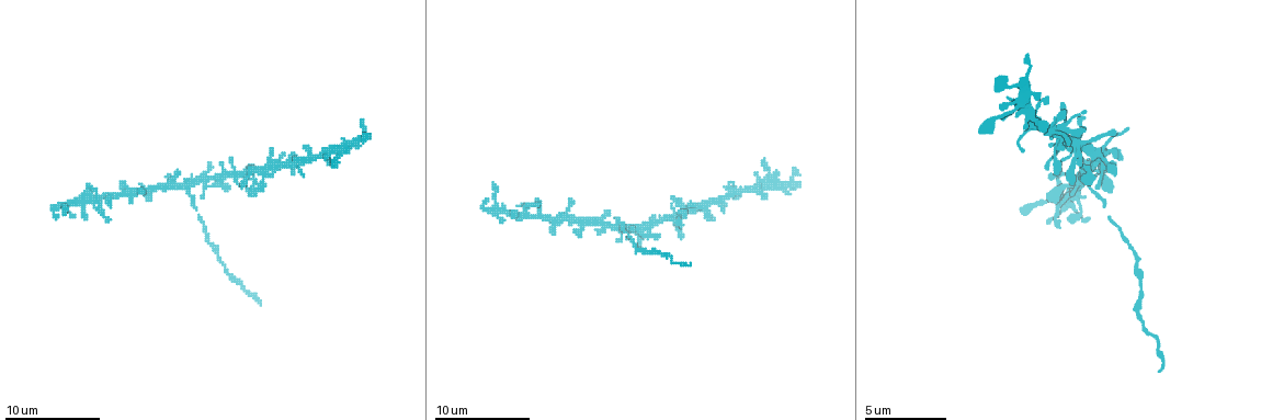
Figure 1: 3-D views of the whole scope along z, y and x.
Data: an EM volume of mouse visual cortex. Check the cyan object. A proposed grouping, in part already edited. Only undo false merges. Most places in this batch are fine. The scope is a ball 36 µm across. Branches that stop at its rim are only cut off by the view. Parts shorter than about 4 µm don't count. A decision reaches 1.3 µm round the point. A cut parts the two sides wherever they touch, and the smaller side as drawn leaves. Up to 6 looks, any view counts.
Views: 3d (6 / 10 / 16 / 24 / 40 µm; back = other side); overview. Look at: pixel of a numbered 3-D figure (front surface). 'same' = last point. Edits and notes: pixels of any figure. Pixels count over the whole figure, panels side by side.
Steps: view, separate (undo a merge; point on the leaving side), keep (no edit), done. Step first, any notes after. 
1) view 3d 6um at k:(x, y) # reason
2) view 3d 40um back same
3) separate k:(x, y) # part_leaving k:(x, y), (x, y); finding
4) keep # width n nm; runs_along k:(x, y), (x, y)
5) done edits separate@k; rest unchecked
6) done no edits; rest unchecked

view 3d 10um at 1:(730, 197) # three arms meet

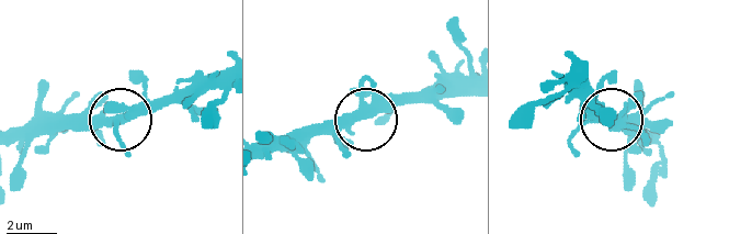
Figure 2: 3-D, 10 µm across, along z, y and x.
keep # runs_along 2:(21, 131), (40, 122), (109, 122), (170, 93); continuous, no second cell

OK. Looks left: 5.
view 3d 10um at 1:(186, 190) # looks like a crossing

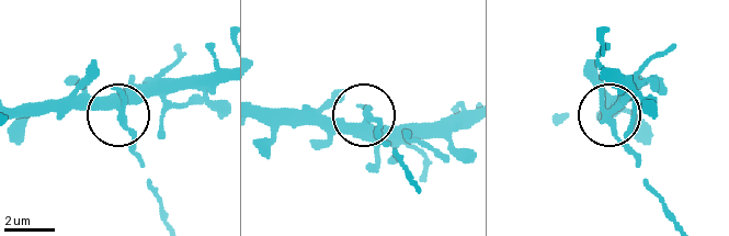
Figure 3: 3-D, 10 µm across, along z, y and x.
separate 3:(136, 141) # part_leaving 3:(118, 113), (164, 218); two cells meet here

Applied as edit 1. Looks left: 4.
view overview

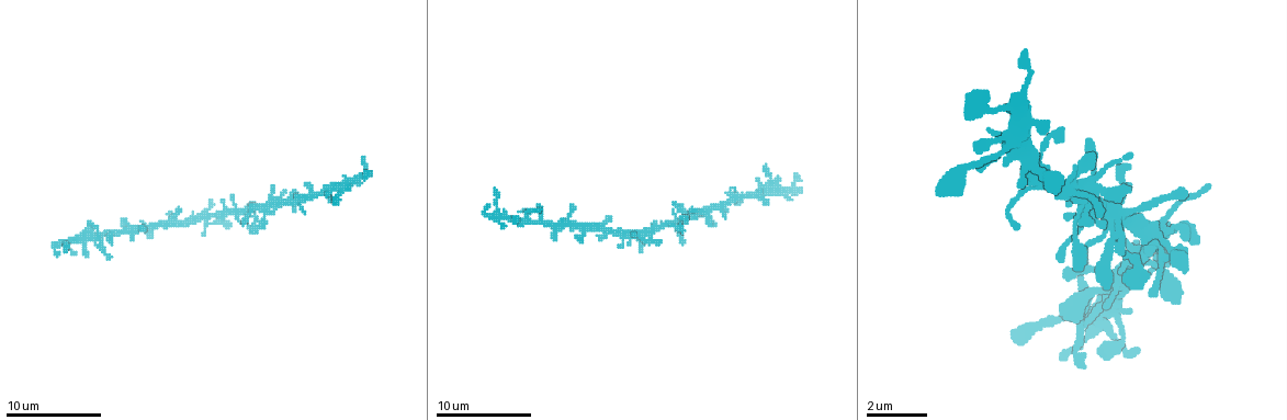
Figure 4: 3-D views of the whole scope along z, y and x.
view 3d 16um at 4:(527, 216)

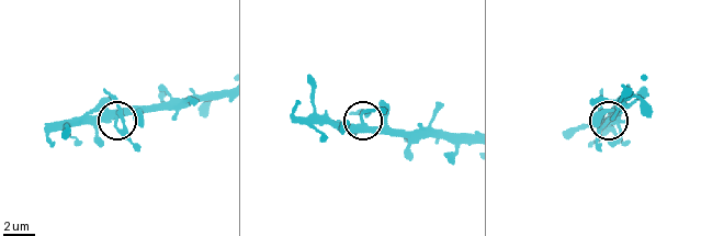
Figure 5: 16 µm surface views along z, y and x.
separate 5:(125, 139) # arms 5; a second cell is stuck on

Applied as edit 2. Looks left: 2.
done edits separate@3, separate@5; rest unchecked

